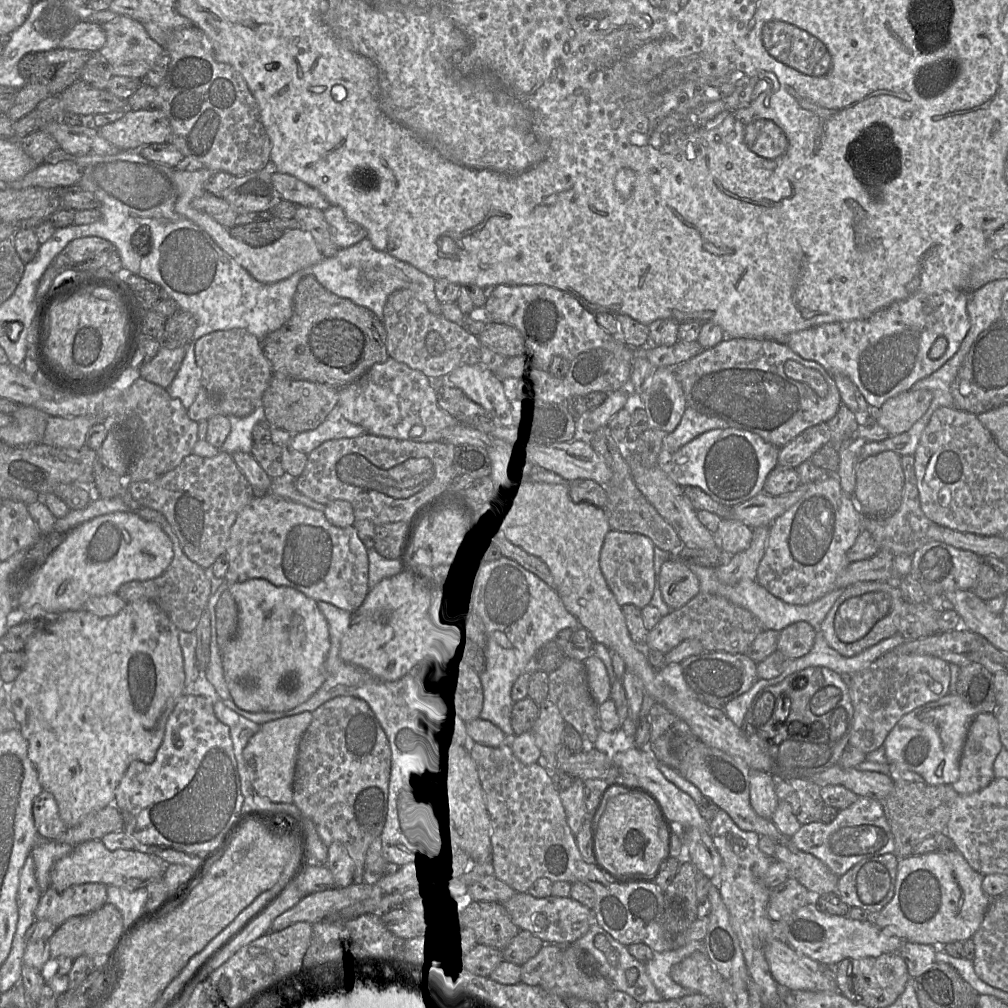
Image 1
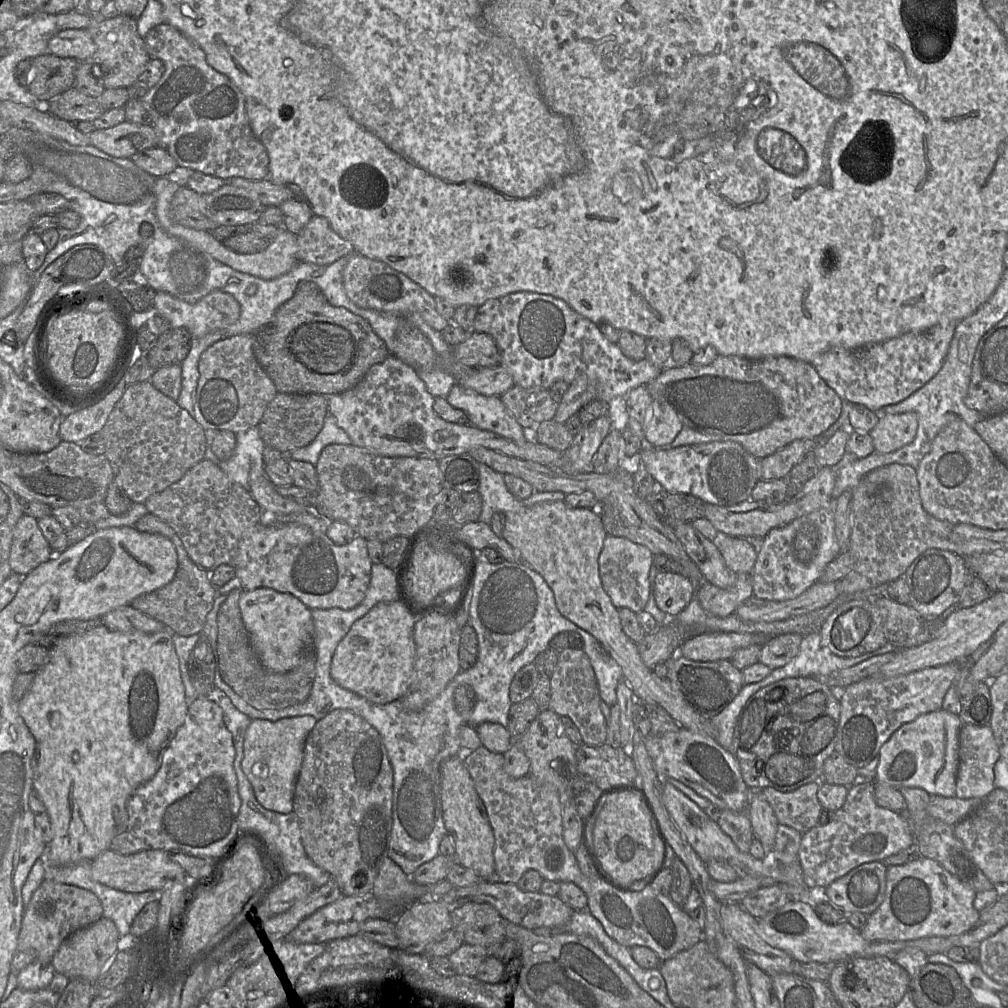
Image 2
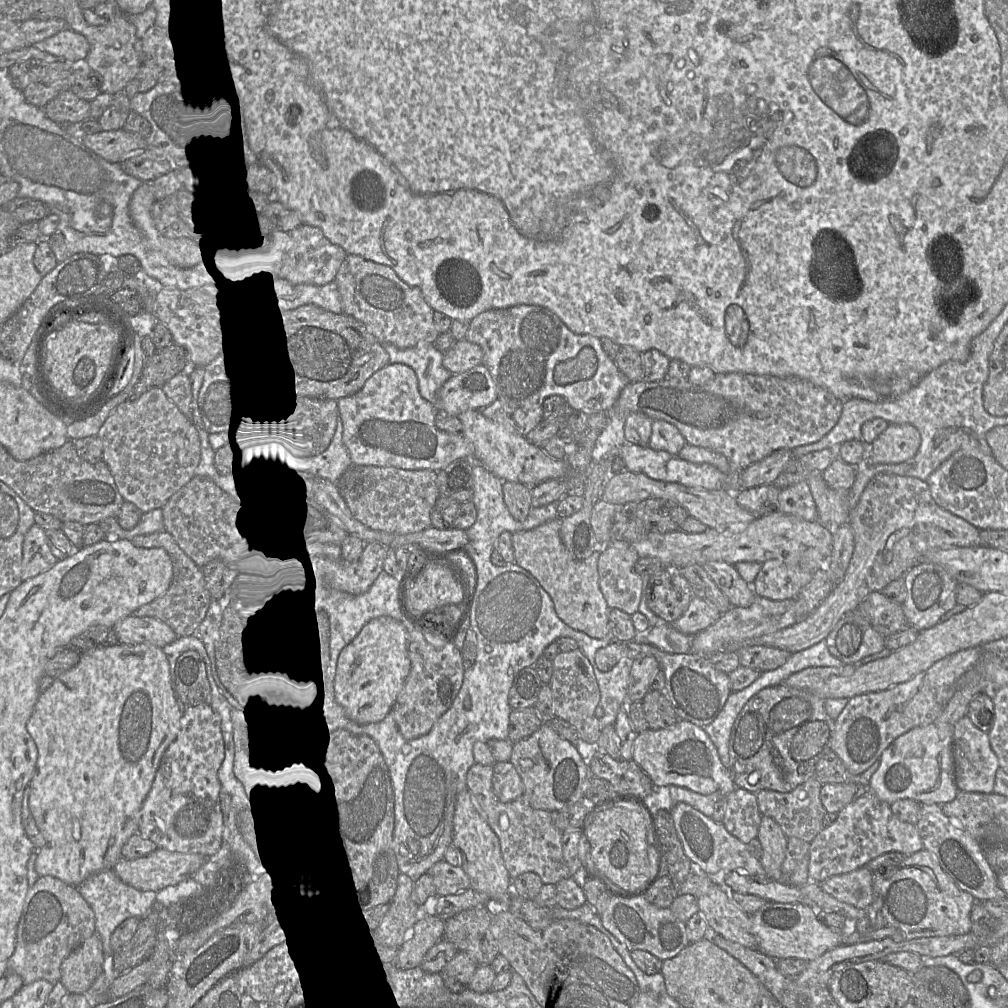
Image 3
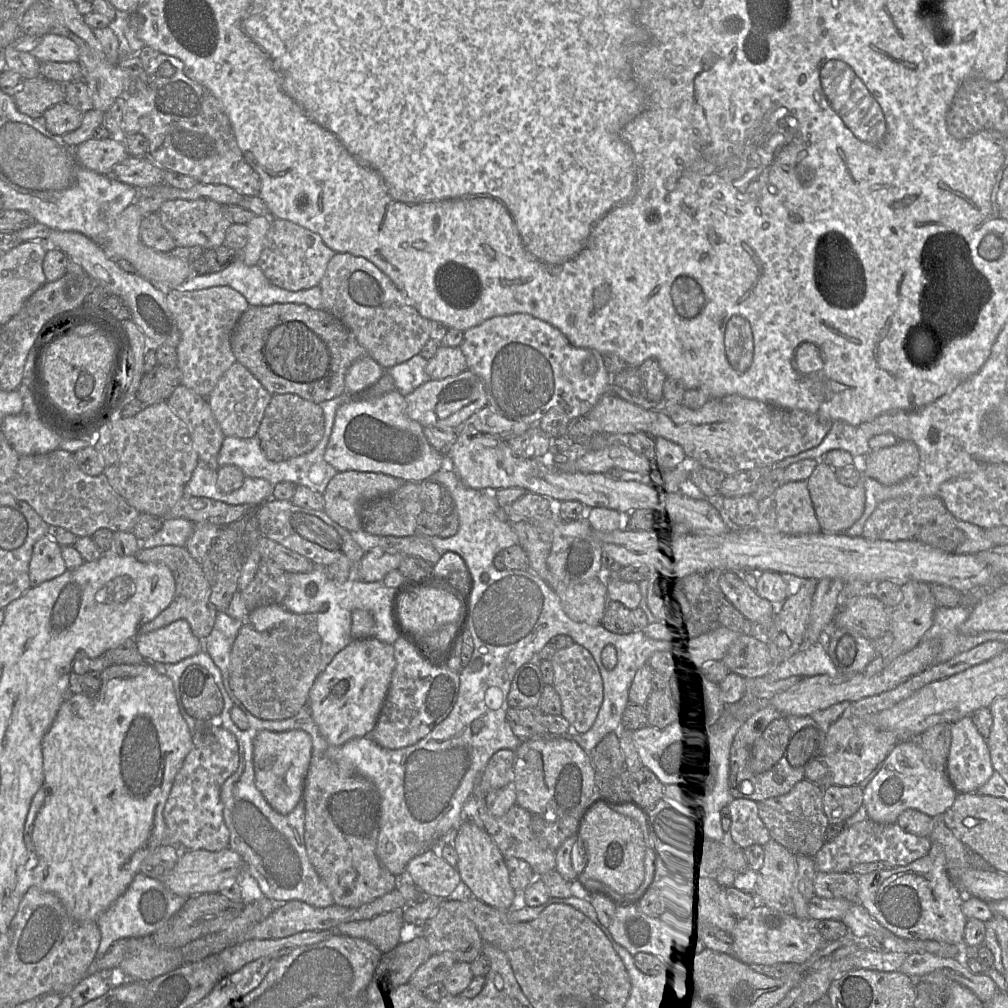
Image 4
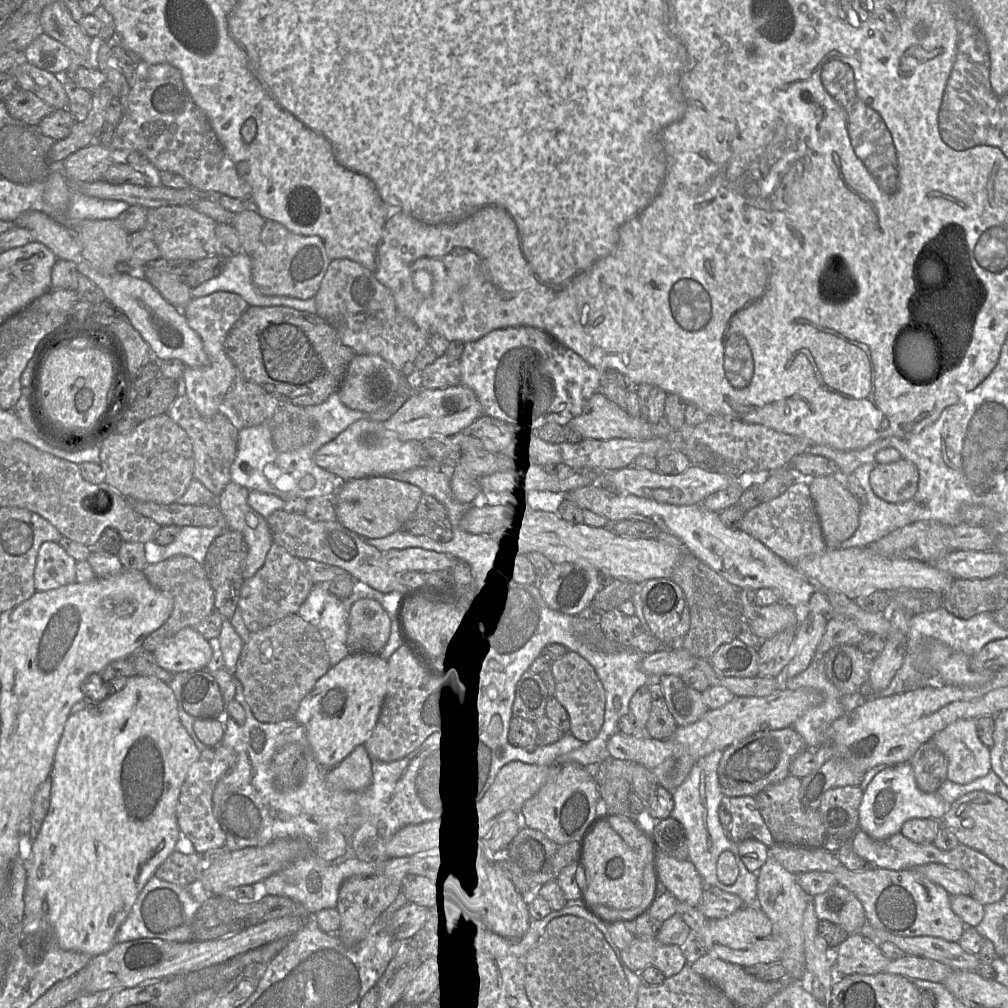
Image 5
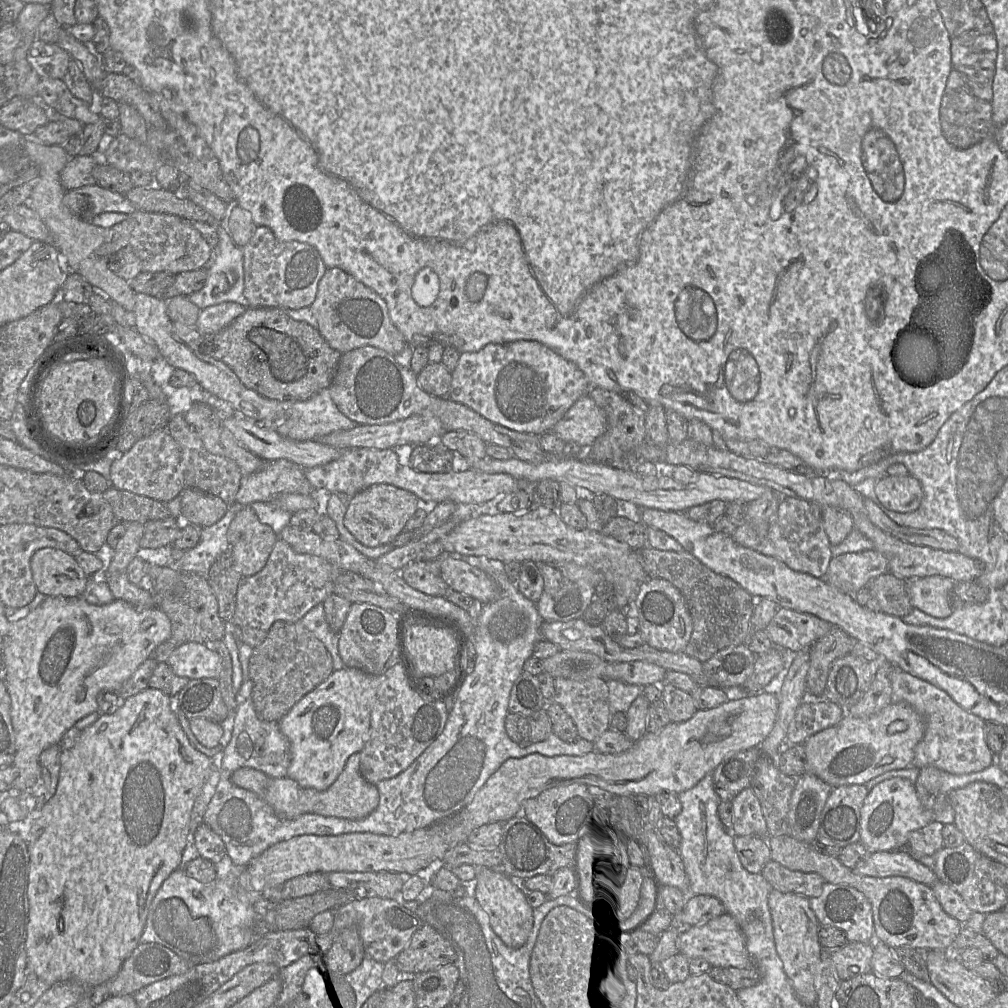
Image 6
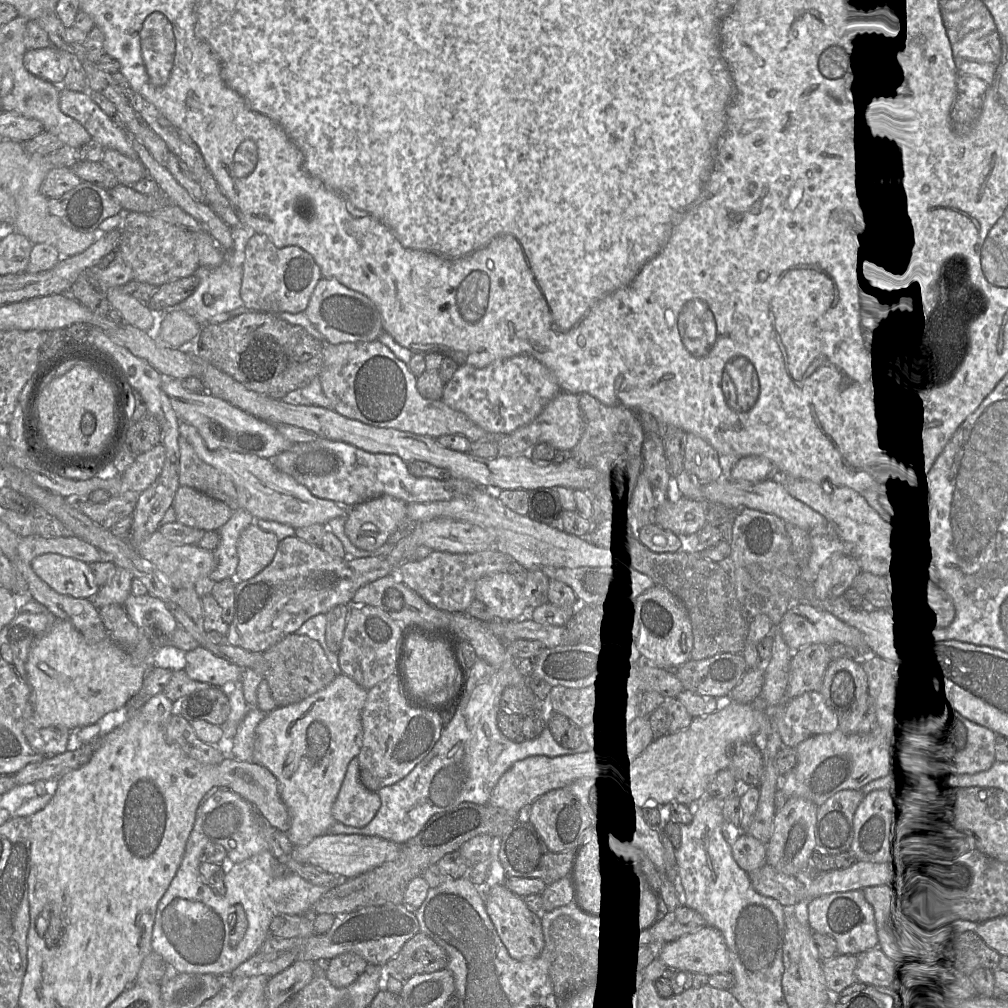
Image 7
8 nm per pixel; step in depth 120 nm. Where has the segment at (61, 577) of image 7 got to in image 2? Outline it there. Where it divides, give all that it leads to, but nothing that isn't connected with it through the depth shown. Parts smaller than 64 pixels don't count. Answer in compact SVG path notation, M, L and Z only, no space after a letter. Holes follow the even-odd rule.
M23 514L12 533L9 565L12 572L25 577L52 558L52 549L38 527L37 519Z

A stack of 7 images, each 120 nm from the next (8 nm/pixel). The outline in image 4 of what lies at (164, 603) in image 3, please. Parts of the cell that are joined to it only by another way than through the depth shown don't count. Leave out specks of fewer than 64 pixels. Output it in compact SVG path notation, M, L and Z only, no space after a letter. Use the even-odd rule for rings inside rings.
M174 545L142 548L138 551L136 558L142 563L157 563L167 566L171 570L176 584L175 594L170 605L152 621L143 625L139 633L146 634L183 619L189 623L192 633L198 639L207 638L214 628L218 610L210 600L211 587L202 565L190 555L185 547Z

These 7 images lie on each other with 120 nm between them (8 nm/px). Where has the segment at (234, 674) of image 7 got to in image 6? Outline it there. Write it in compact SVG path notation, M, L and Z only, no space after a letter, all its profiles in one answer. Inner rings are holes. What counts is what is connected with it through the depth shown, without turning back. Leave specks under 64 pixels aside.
M186 642L171 652L167 664L179 677L217 678L220 671L220 656L207 644Z

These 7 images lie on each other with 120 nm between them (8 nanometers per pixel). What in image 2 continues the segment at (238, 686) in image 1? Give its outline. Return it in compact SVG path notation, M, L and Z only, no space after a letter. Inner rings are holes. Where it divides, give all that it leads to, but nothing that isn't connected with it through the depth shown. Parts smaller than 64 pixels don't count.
M271 588L243 590L239 597L243 623L249 634L252 647L261 664L271 672L285 673L305 662L305 656L313 651L314 624L311 610L295 596Z

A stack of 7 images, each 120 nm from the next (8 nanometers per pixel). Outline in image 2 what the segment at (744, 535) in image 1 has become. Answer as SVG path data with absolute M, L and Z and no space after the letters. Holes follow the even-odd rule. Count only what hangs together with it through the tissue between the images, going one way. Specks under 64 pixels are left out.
M721 532L717 533L713 542L731 572L735 575L751 574L757 559L757 542Z

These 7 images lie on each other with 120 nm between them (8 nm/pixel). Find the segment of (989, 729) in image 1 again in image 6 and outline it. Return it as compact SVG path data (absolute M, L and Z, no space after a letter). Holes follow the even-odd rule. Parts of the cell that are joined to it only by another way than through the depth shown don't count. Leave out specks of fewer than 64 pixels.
M894 669L891 675L891 703L907 703L922 718L924 736L915 749L912 767L936 767L954 775L985 770L995 762L995 755L985 740L985 721L962 709L946 692L935 685Z

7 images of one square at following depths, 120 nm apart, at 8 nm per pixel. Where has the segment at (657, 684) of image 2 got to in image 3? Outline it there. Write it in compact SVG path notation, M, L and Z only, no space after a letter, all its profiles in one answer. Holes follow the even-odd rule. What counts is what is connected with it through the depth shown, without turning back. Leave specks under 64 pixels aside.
M561 518L534 529L512 534L515 563L529 571L550 596L558 617L570 628L596 639L611 638L609 610L599 586L600 551L579 561L571 556L560 536Z

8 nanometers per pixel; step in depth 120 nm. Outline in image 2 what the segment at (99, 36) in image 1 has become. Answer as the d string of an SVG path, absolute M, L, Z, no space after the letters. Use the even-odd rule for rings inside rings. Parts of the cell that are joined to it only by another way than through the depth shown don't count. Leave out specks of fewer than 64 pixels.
M66 29L59 31L49 40L46 53L84 62L92 57L96 50L97 46L88 29Z

